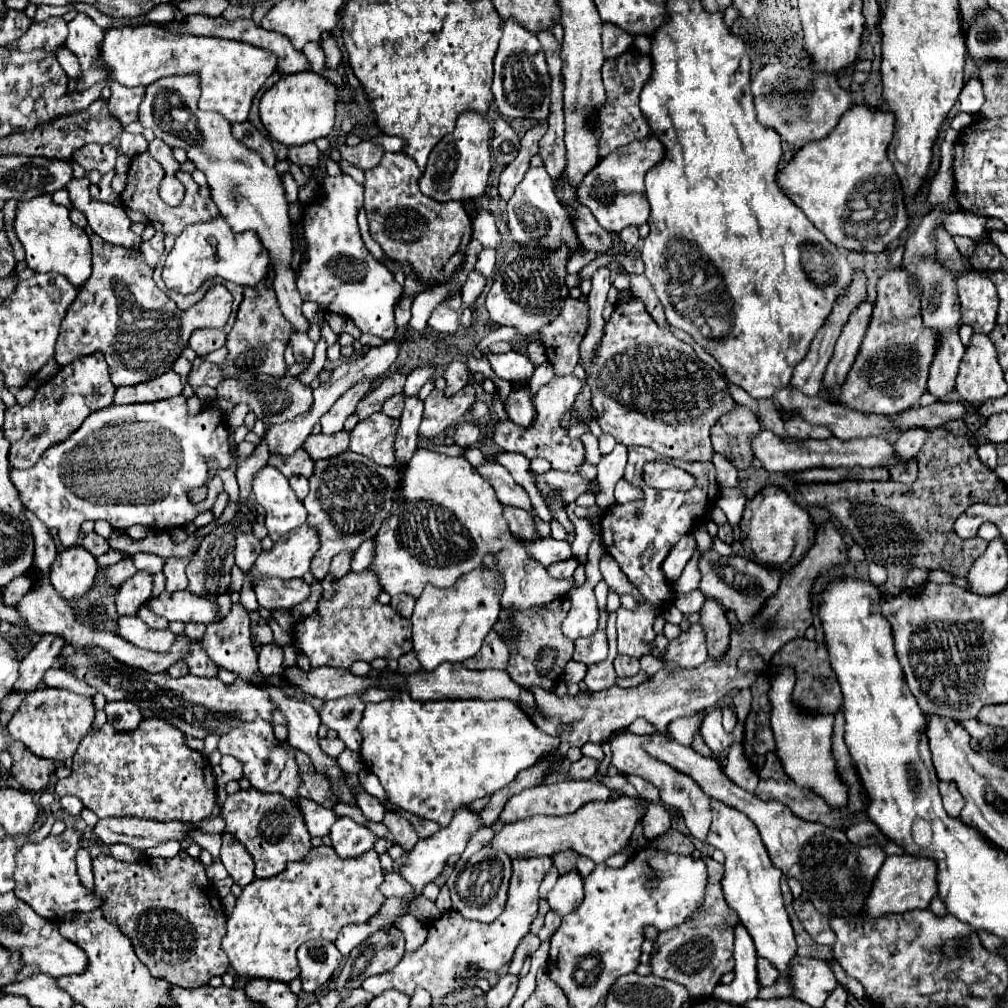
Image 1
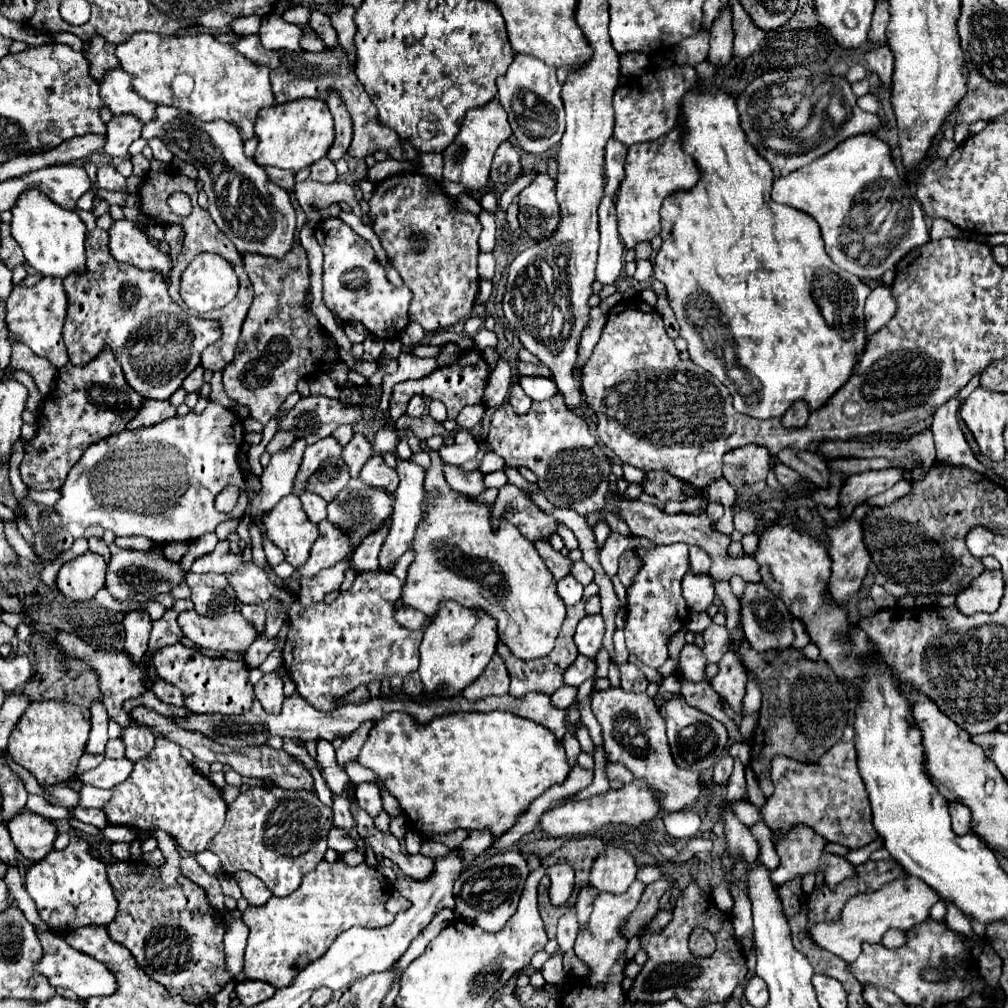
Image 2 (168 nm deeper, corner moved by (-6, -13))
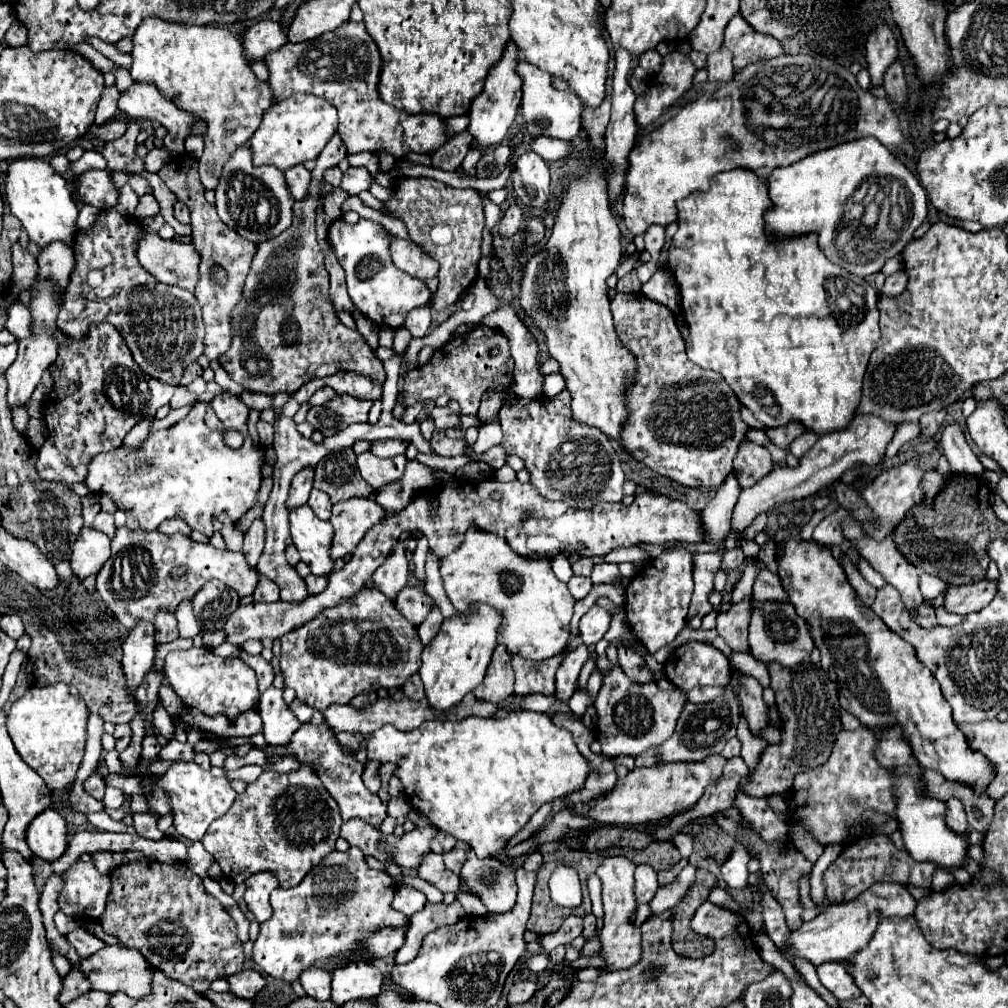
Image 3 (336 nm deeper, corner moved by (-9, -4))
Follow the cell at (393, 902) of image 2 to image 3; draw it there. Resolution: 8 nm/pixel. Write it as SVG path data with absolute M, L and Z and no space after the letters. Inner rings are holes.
M398 887L396 889L396 897L392 901L392 907L400 913L404 913L406 917L412 917L414 913L422 911L422 907L426 905L426 895L420 893L418 889L412 887Z

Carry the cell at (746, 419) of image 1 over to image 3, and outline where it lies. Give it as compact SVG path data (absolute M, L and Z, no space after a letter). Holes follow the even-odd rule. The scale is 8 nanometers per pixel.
M744 441L734 457L734 475L738 475L738 483L742 489L752 487L762 477L766 477L774 469L770 453L766 447Z

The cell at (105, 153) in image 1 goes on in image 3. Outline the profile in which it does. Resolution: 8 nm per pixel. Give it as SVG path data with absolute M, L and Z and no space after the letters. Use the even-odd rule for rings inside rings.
M130 173L130 187L134 189L134 193L136 195L146 195L146 193L150 193L152 189L150 189L150 185L148 185L148 181L146 179L142 179L142 177L138 177L138 175L132 175Z

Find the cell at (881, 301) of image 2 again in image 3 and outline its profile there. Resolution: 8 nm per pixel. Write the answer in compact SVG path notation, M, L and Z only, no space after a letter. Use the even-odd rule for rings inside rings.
M900 269L896 271L894 275L888 275L886 281L884 281L884 287L880 289L880 295L886 295L886 297L894 297L894 295L900 295L904 289L906 289L906 273Z

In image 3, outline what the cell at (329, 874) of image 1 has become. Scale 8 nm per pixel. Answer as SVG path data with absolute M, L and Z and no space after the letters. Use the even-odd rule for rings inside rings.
M350 847L346 853L332 851L298 887L272 891L274 913L260 925L260 935L254 941L254 963L266 975L292 983L314 959L348 955L372 929L408 921L406 915L392 909L394 889L396 881L386 871L370 869L358 847Z

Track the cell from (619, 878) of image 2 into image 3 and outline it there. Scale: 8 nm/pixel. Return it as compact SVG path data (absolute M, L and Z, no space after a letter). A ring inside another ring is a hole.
M606 857L596 871L596 875L602 881L602 899L604 899L604 927L600 935L602 943L602 959L608 963L608 971L624 969L640 959L640 926L633 925L630 928L628 917L636 907L634 901L634 869L636 865L626 857Z

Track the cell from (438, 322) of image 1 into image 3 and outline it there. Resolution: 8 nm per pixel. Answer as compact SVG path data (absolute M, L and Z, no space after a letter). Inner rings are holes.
M400 177L390 193L390 199L384 203L384 213L388 217L400 219L408 227L410 241L420 245L426 255L438 261L438 291L430 299L434 311L444 311L454 307L462 295L472 287L478 277L478 259L482 245L484 229L484 207L482 197L476 189L454 189L442 181L426 177ZM436 223L444 223L452 229L452 243L440 247L430 239L430 229Z

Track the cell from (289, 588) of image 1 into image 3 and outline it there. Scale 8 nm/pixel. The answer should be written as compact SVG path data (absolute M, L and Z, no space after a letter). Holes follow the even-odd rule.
M122 527L112 539L112 557L96 575L96 591L120 623L126 629L132 629L138 619L152 621L158 609L176 611L176 605L182 599L192 599L210 579L220 579L236 589L240 597L246 597L254 593L260 573L246 563L242 553L218 551L208 543L194 543L186 535L166 537L158 531L146 533L142 529L130 531Z

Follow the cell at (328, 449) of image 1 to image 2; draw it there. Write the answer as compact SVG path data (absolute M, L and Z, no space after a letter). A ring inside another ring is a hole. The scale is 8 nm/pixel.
M355 434L353 440L351 440L351 442L343 448L343 452L341 452L343 460L349 464L349 472L351 472L353 478L359 476L363 464L365 464L373 454L375 454L375 452L373 452L371 444L369 444L367 438L361 436L361 434Z

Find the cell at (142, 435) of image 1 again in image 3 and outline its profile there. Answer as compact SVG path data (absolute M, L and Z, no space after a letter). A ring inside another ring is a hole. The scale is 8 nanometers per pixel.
M222 393L210 403L196 403L182 421L170 429L152 431L140 447L122 445L118 451L96 455L84 483L90 493L100 497L106 495L120 511L134 515L144 531L156 531L162 521L180 517L190 529L212 535L212 519L224 525L238 523L238 519L256 505L256 493L262 483L260 467L264 463L264 451L254 447L248 437L246 419L248 407L230 393ZM208 405L218 413L224 427L244 435L244 445L240 449L230 449L224 445L222 431L212 431L204 425Z

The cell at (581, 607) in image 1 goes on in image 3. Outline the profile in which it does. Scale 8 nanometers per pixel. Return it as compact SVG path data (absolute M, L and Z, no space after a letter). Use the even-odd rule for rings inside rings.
M594 605L582 619L580 619L580 639L584 645L594 645L598 643L604 633L608 631L610 625L610 615L602 607Z

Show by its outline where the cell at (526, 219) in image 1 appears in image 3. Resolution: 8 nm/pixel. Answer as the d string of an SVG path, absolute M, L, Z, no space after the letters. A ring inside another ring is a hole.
M524 153L512 173L516 195L526 207L542 209L550 197L550 171L544 159L536 153Z

